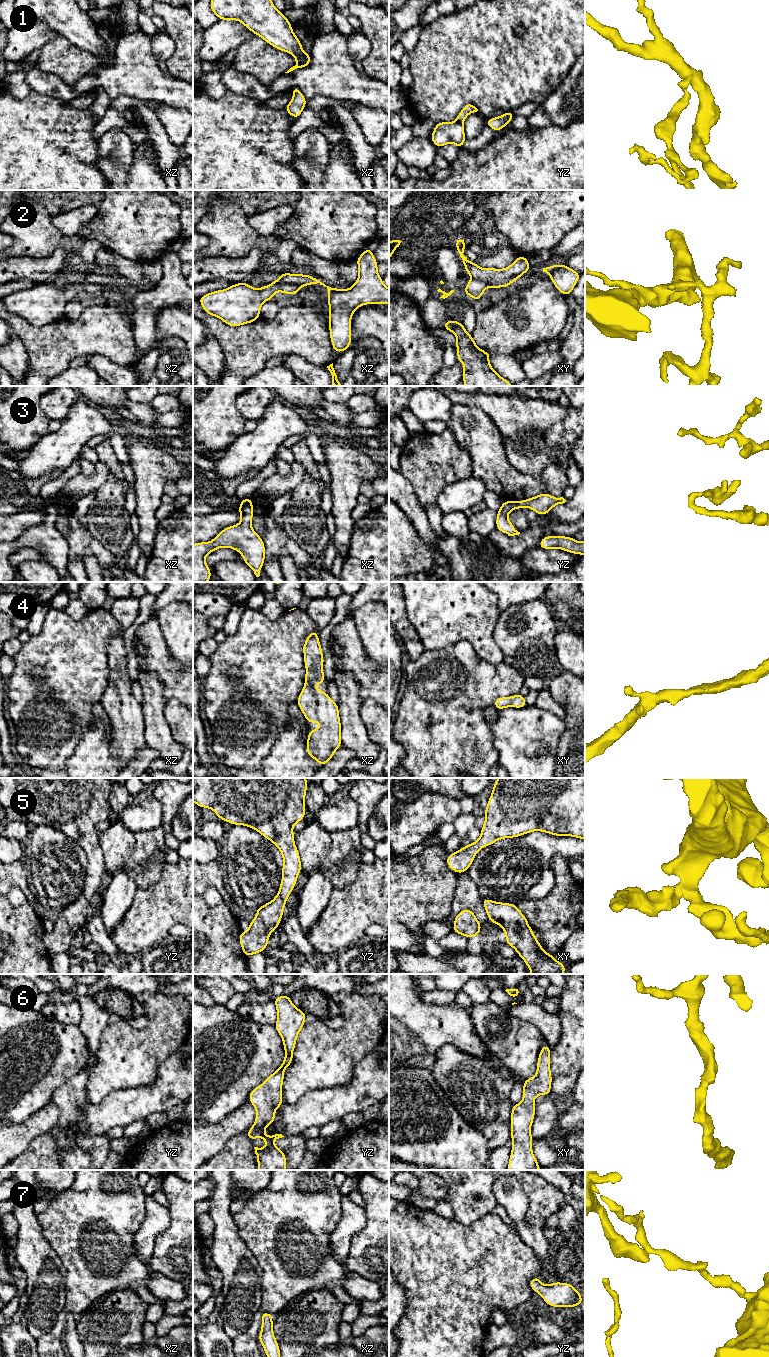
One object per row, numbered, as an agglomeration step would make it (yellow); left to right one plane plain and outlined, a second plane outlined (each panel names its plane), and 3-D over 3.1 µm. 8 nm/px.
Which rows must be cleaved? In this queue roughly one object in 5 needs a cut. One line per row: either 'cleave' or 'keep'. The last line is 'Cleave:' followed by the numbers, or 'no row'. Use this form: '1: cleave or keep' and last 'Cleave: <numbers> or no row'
1: cleave
2: cleave
3: keep
4: keep
5: keep
6: keep
7: keep
Cleave: 1, 2

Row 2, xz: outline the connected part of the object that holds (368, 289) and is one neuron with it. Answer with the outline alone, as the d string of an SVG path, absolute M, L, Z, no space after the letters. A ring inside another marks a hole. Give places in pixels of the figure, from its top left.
M371 248L365 249L363 253L356 259L357 265L358 265L358 278L353 286L350 288L343 290L339 288L331 288L329 286L326 286L324 283L319 282L316 278L314 278L312 275L305 275L305 274L291 274L291 273L285 273L281 272L280 278L287 283L296 284L297 286L309 286L312 284L320 283L324 287L328 289L328 298L327 303L329 305L329 332L330 332L330 340L333 346L333 350L337 353L346 351L350 345L351 345L351 318L353 313L357 310L358 307L364 306L366 304L389 304L389 288L387 288L382 281L382 277L378 274L377 268L378 268L378 262L376 261L374 257L374 253Z

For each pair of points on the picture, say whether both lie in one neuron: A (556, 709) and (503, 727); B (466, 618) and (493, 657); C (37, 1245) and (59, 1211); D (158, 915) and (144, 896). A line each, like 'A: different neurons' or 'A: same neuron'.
A: different neurons
B: same neuron
C: different neurons
D: same neuron

